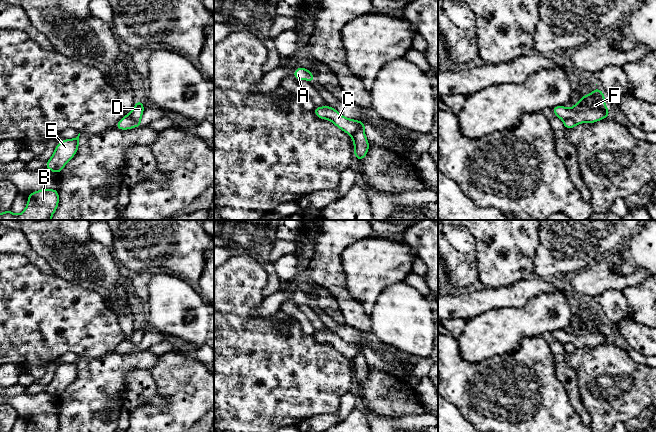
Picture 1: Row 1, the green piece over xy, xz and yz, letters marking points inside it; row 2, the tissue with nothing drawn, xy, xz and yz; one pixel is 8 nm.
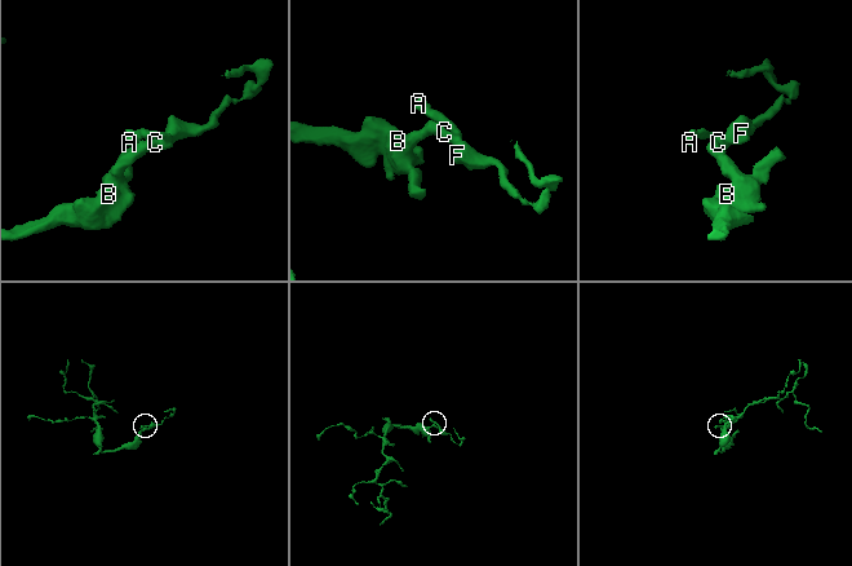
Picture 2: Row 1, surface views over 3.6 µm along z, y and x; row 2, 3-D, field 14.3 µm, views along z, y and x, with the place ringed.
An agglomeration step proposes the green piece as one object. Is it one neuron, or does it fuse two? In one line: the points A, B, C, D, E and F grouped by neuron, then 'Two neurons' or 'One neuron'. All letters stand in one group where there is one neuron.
Groups: A D F / B C E. Two neurons

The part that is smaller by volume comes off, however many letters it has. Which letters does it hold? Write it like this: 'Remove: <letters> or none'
Remove: A, D, F

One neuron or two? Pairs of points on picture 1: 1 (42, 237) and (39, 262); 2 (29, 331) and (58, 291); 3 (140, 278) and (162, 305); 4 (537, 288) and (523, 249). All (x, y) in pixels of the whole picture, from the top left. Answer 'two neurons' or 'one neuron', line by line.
1: two neurons
2: one neuron
3: two neurons
4: two neurons

